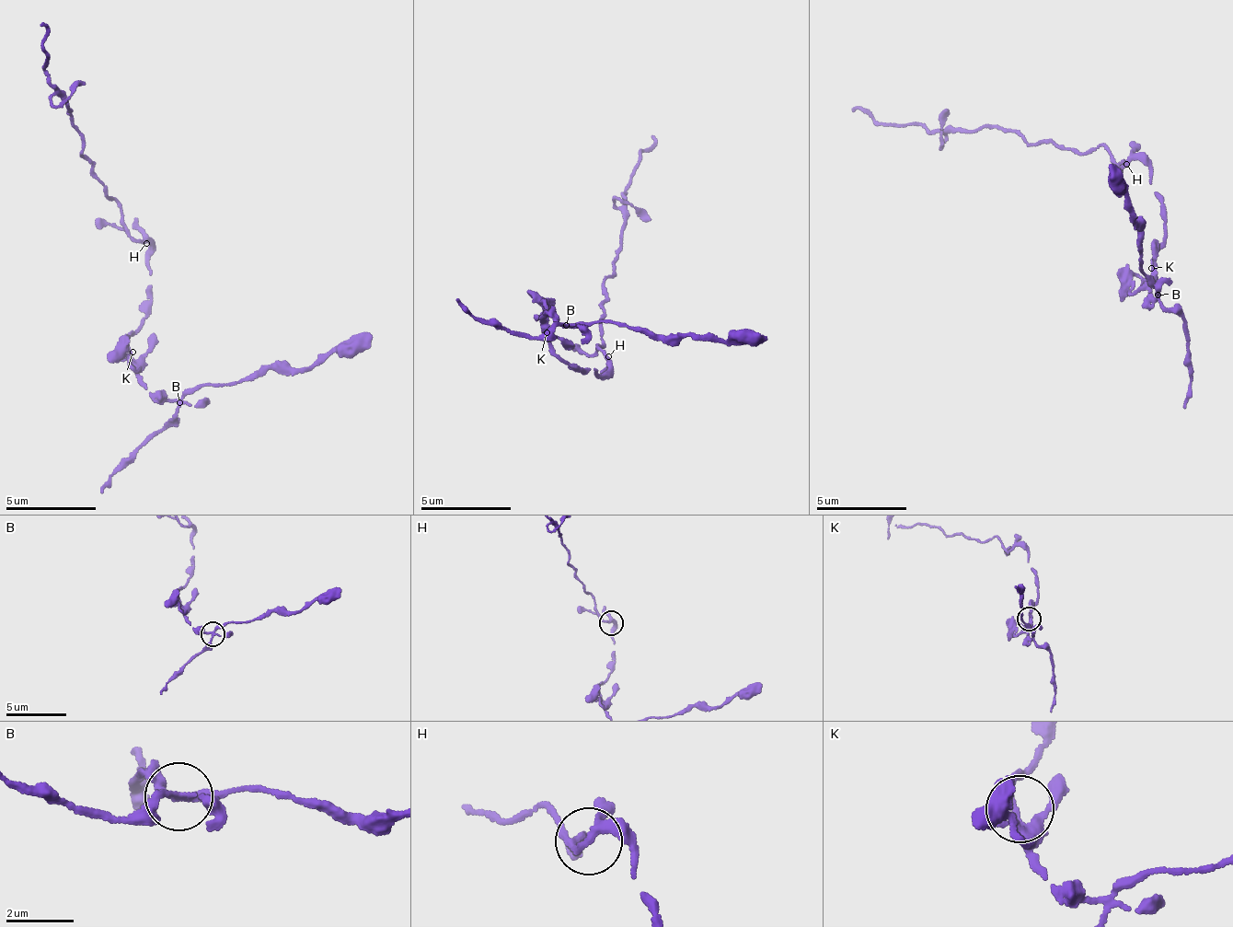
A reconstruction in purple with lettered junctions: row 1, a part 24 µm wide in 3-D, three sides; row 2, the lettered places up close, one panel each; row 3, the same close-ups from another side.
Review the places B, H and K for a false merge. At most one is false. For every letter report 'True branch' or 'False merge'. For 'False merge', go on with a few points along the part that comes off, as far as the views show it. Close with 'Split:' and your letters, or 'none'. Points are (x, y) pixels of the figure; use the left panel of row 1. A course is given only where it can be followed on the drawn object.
B: False merge. Course of the part to remove: (178, 403), (214, 382), (320, 365), (335, 352), (360, 347), (373, 333)
H: True branch
K: True branch
Split: B

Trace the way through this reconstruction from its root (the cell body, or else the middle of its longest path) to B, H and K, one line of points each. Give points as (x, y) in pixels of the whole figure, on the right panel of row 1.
B: (1149, 182), (1159, 199), (1162, 236), (1153, 258), (1151, 288), (1146, 299), (1152, 294), (1158, 296)
H: (1149, 182), (1150, 172), (1139, 162), (1135, 158), (1126, 164)
K: (1149, 182), (1153, 194), (1159, 199), (1162, 223), (1162, 236), (1151, 268)

